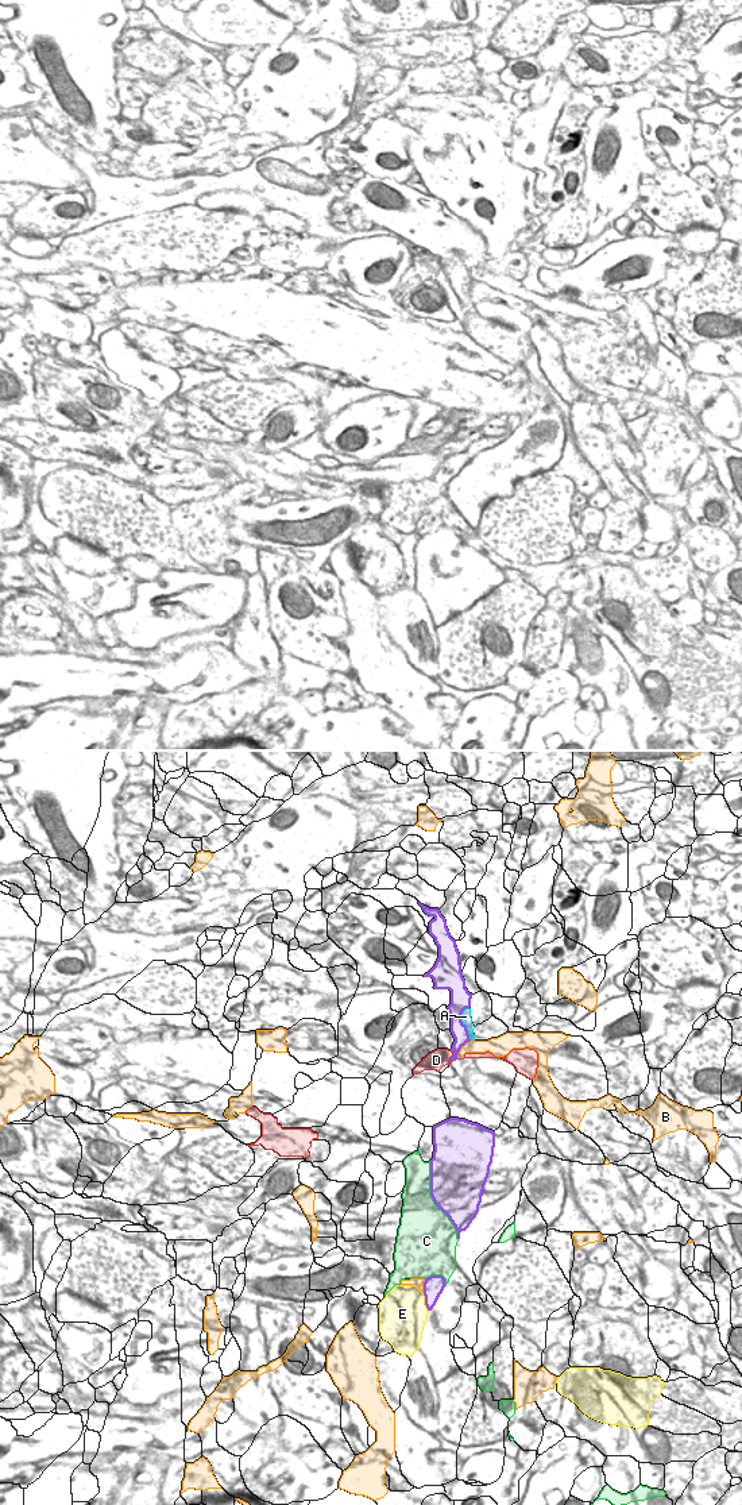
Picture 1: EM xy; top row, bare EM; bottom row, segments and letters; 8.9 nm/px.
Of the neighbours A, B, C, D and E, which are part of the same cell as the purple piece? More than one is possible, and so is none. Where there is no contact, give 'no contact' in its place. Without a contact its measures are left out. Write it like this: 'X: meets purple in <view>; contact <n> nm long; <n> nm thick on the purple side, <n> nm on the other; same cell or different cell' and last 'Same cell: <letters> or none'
A: meets purple in xy; contact 300 nm long; 190 nm thick on the purple side, 100 nm on the other; different cell
B: meets purple in xy; contact 220 nm long; 140 nm thick on the purple side, 120 nm on the other; different cell
C: meets purple in xy; contact 750 nm long; 480 nm thick on the purple side, 400 nm on the other; different cell
D: meets purple in xy; contact 120 nm long; 140 nm thick on the purple side, 170 nm on the other; different cell
E: meets purple in xy; contact 180 nm long; 180 nm thick on the purple side, 440 nm on the other; different cell
Same cell: none

